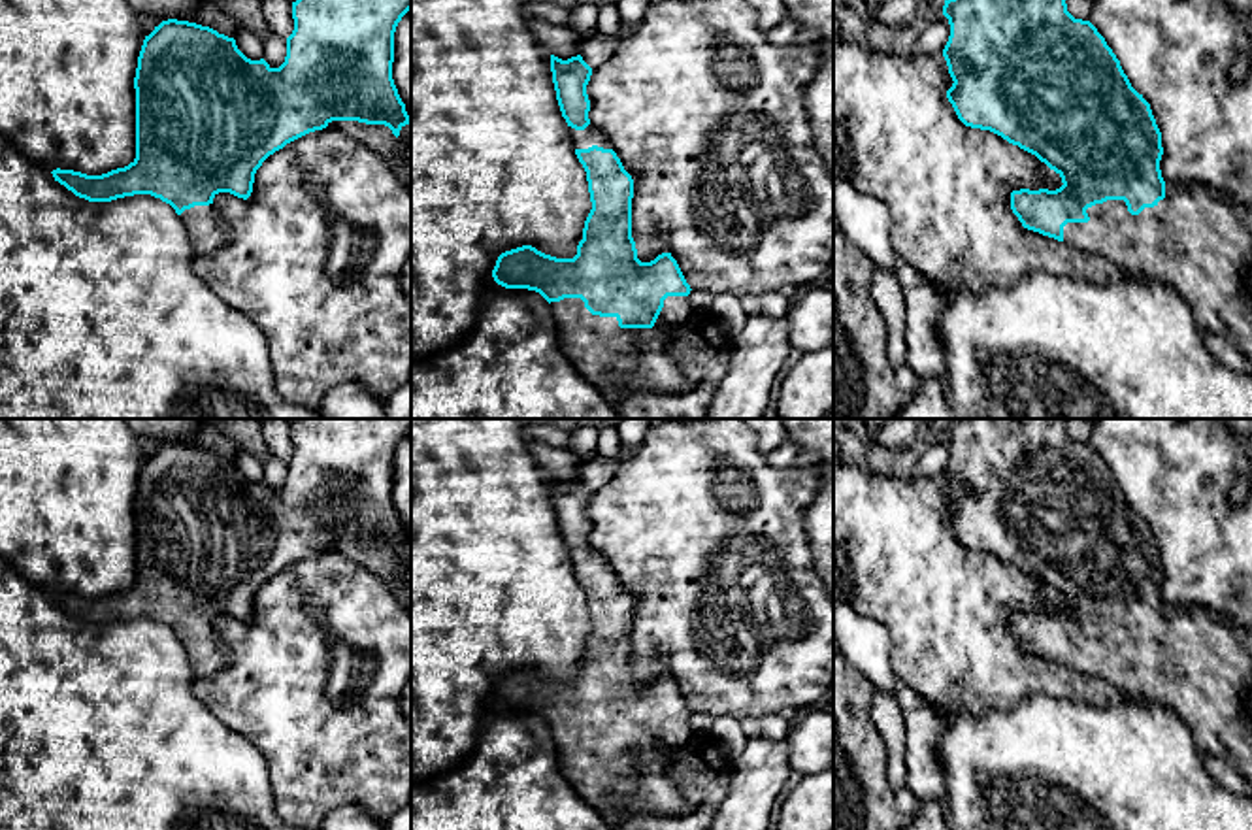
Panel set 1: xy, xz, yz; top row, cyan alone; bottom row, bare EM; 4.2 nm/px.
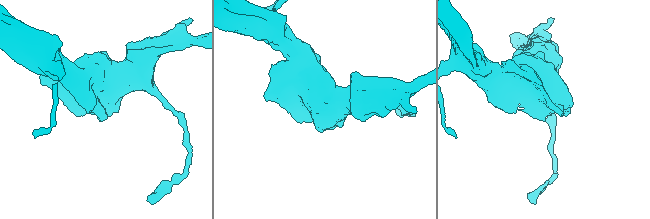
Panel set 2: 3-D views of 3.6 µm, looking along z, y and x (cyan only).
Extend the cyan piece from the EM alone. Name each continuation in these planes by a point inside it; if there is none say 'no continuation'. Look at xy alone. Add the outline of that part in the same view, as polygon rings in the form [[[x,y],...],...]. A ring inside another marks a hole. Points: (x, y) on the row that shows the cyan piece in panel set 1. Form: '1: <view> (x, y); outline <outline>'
1: xy (206, 229); outline [[[213,204],[185,209],[179,219],[189,232],[194,255],[209,255],[230,238],[228,226]]]

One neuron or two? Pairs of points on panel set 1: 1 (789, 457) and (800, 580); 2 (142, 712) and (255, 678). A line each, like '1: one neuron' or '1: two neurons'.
1: two neurons
2: two neurons

